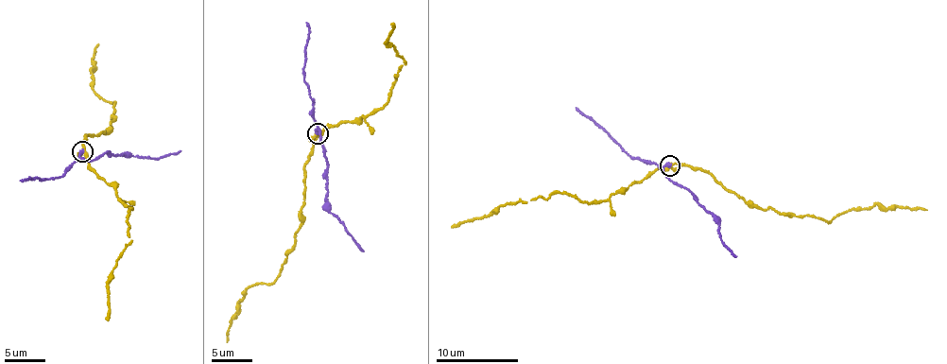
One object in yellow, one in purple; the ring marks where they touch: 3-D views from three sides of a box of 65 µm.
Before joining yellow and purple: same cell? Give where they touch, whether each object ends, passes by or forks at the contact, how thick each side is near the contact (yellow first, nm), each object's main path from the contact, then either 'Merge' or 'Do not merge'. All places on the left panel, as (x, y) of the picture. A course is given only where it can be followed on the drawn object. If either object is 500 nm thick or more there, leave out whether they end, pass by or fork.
Place: (82, 151). At the ring yellow forks. At the ring purple ends. Thickness 200 nm (yellow) against 320 nm. Course of yellow: (82, 150), (86, 134), (111, 128), (115, 114), (116, 103), (98, 97), (93, 89), (90, 71), (98, 43). Course of purple: (82, 150), (82, 157), (90, 161), (108, 150), (116, 155), (124, 152), (154, 158), (181, 151). Do not merge

